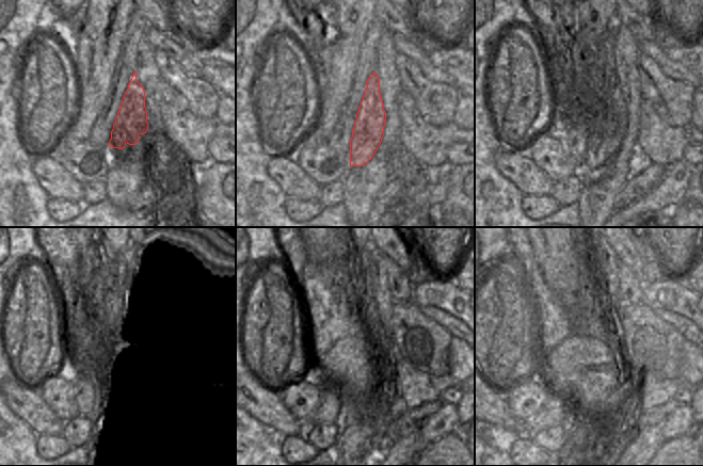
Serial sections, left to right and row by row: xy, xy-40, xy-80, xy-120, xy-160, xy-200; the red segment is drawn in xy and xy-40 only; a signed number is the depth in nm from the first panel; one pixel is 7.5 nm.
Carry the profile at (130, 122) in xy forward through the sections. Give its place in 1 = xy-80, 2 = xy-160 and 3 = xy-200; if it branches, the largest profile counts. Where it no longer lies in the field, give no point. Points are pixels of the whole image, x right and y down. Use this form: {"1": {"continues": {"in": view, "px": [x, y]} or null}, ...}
{"1": {"continues": {"in": "xy-80", "px": [608, 129]}}, "2": {"continues": {"in": "xy-160", "px": [369, 253]}}, "3": {"continues": {"in": "xy-200", "px": [607, 262]}}}

